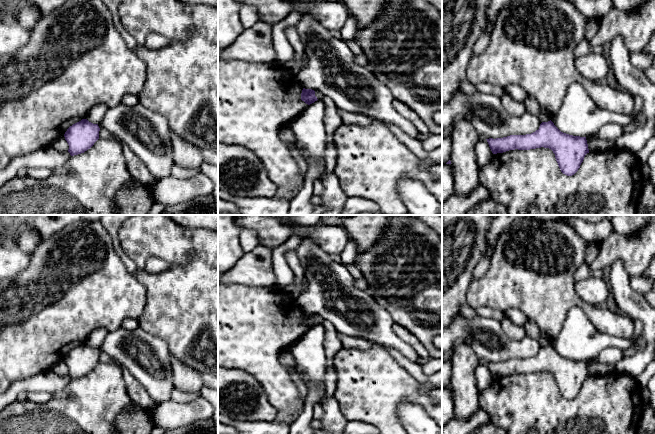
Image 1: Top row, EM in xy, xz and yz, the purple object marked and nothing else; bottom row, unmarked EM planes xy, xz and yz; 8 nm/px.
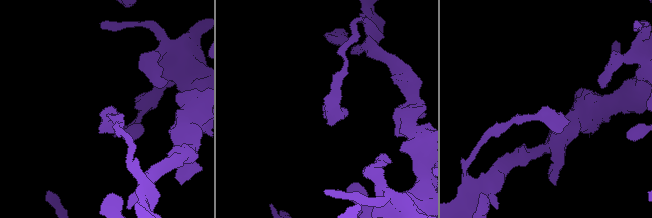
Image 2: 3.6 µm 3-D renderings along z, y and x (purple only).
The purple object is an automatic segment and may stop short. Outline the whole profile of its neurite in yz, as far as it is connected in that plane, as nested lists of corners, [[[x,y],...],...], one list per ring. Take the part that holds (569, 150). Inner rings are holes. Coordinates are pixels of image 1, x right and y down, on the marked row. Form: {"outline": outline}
{"outline": [[[551,120],[542,122],[539,129],[531,134],[486,140],[493,154],[515,149],[549,148],[555,154],[561,172],[567,176],[578,171],[585,155],[589,153],[586,137],[563,133]]]}

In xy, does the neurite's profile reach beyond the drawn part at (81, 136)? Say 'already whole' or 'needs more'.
already whole

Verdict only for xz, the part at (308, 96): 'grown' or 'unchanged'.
unchanged

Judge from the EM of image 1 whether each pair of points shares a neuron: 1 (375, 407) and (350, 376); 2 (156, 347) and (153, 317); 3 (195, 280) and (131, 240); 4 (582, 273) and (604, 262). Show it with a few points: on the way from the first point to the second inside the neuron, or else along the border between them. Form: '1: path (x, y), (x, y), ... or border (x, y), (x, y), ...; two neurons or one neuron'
1: path (369, 399), (354, 384); one neuron
2: border (139, 327), (161, 337), (166, 342), (169, 353); two neurons
3: path (200, 256), (194, 246), (155, 240); one neuron
4: border (589, 265), (592, 271); two neurons

